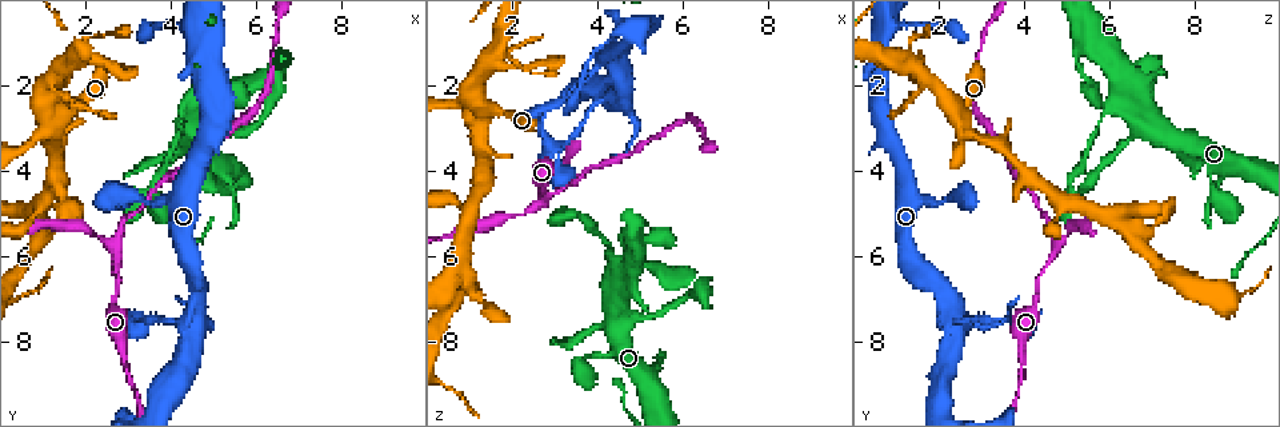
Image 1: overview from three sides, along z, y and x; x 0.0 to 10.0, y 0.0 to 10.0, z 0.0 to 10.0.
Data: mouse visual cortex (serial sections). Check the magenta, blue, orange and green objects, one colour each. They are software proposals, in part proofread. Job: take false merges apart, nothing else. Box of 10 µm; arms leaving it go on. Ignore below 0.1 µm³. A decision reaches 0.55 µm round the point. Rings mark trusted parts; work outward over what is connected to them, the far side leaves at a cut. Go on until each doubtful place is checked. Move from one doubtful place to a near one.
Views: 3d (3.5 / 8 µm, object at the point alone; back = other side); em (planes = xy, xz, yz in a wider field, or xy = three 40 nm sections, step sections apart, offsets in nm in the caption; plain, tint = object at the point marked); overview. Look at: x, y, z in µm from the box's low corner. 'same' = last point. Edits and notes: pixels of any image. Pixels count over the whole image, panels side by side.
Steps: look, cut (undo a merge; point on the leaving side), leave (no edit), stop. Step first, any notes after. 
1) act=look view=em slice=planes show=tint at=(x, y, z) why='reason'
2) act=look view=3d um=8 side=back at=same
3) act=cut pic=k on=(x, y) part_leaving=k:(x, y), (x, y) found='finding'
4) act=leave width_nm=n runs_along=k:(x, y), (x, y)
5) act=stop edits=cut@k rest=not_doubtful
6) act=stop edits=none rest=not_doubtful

act=look view=3d um=8 side=back at=(3.25, 7.50, 3.50) why='sharp bend'

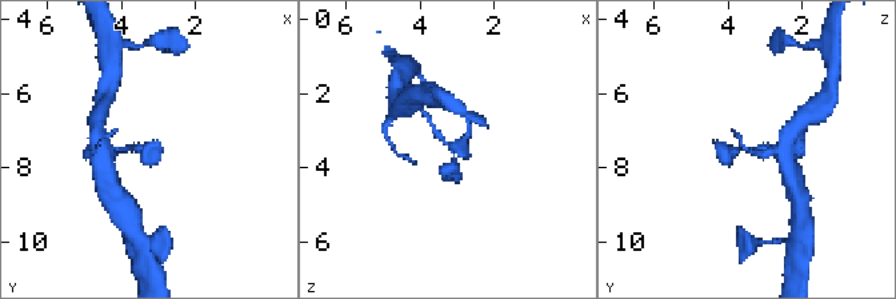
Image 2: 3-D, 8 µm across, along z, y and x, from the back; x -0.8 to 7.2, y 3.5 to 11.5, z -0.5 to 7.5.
act=look view=em slice=xy step=5 show=tint at=same why='shape alone is not enough'

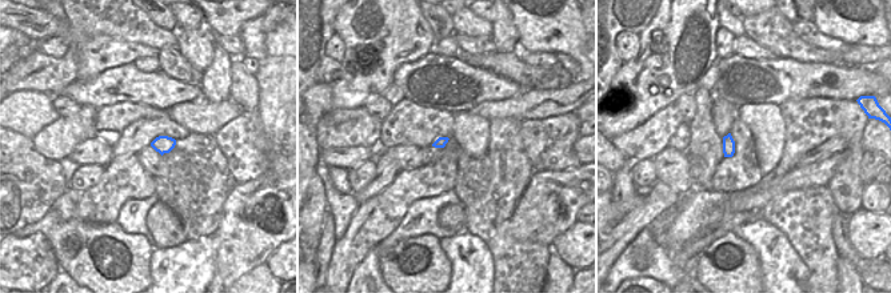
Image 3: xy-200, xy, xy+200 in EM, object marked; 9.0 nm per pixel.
act=leave found='all the same cell'

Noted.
act=look view=3d um=3.5 side=back at=(2.70, 5.90, 4.75) why='three arms meet'

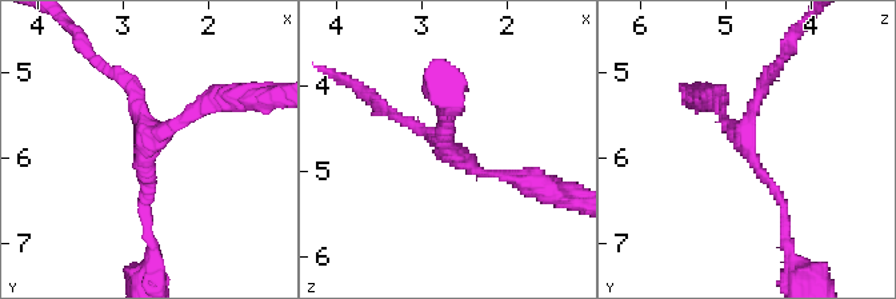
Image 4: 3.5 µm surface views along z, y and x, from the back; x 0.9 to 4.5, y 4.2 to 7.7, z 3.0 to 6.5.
act=look view=em slice=xy step=5 show=tint at=(2.70, 5.90, 4.70)

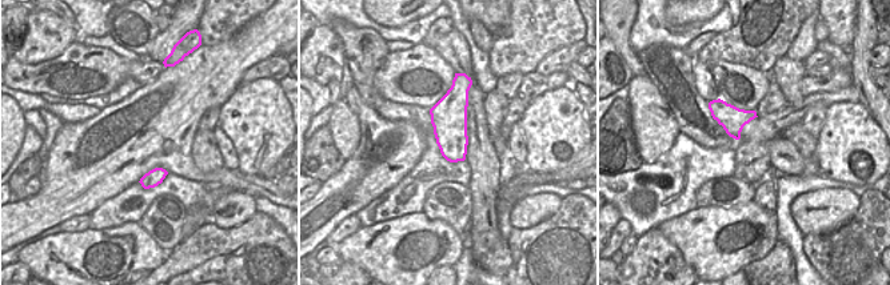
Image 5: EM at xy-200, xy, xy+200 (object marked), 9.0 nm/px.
act=leave arm_widths_nm=100,100,150 runs_along=4:(148, 226), (144, 115), (115, 78) found='continuous, no second cell'

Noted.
act=look view=3d um=3.5 at=(1.45, 2.70, 2.60) why='sharp bend'

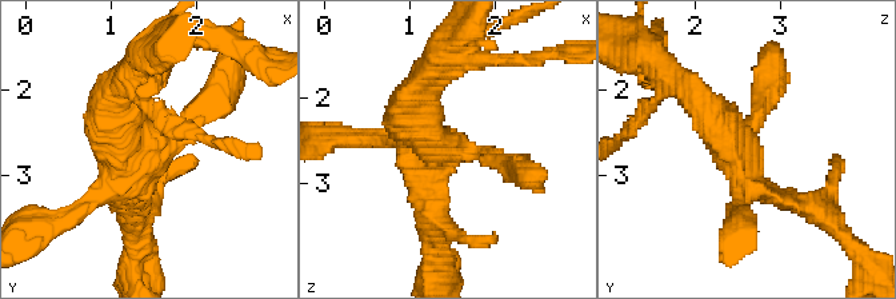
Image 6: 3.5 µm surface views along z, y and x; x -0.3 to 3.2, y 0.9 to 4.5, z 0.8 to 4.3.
act=look view=em slice=xy step=1 show=tint at=(1.45, 2.80, 2.55) arms=4 arm_widths_nm=200,250,300,500 why='need the tissue'

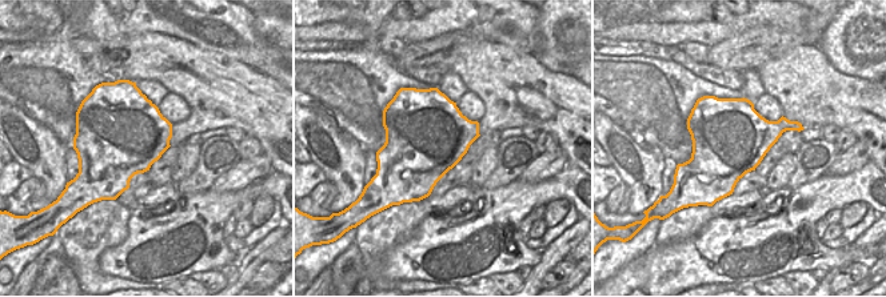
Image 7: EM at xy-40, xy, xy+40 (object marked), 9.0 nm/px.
act=leave runs_along=6:(216, 96), (134, 171), (134, 203) found='one cell here'

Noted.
act=stop edits=none rest=not_doubtful

